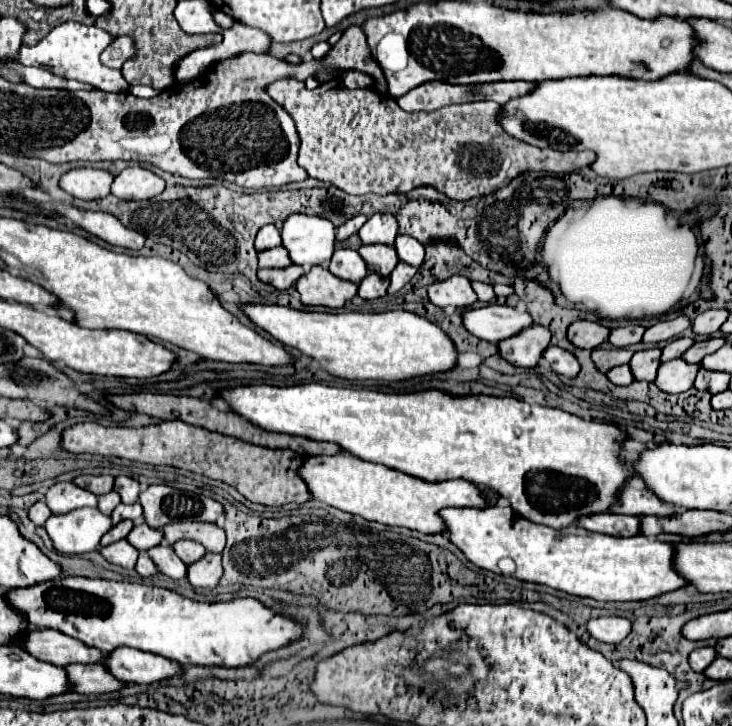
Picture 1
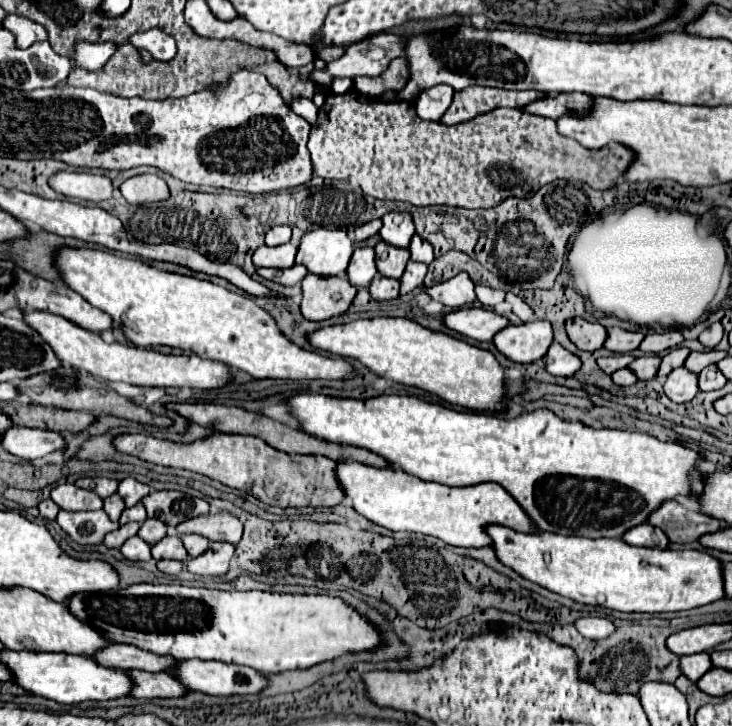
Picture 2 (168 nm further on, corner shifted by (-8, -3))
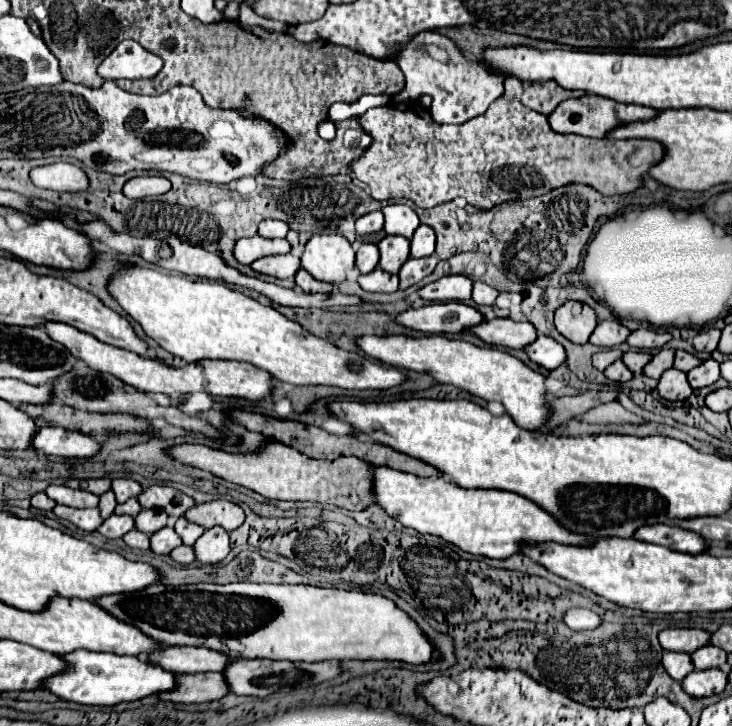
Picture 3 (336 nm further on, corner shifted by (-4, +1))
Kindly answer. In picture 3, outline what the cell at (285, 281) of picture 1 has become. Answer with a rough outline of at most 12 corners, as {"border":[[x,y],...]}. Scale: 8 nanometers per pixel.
{"border":[[292,254],[266,256],[252,270],[274,278],[294,278],[300,258]]}

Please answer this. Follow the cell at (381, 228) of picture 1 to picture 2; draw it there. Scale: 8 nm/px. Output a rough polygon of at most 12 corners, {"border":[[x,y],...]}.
{"border":[[388,212],[382,218],[384,242],[408,248],[414,222],[408,212]]}

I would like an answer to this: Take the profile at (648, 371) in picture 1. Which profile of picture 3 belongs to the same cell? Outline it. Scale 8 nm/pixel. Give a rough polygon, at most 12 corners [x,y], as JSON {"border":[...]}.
{"border":[[630,350],[622,356],[624,364],[642,374],[652,360],[650,352]]}

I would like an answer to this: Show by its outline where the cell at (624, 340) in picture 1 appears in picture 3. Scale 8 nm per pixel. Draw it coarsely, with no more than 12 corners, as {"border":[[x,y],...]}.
{"border":[[604,320],[592,332],[594,346],[626,342],[630,330],[618,320]]}

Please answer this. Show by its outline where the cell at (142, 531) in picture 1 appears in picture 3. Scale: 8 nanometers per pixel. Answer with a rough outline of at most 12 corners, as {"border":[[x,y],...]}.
{"border":[[142,510],[136,528],[154,534],[166,526],[164,510]]}

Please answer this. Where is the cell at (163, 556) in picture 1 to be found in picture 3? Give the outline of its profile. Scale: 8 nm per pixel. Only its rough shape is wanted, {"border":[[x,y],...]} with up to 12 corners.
{"border":[[168,526],[150,536],[154,554],[168,554],[182,544]]}

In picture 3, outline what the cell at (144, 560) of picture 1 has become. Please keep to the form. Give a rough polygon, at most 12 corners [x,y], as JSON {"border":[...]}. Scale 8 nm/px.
{"border":[[178,546],[170,558],[178,564],[194,562],[190,546]]}

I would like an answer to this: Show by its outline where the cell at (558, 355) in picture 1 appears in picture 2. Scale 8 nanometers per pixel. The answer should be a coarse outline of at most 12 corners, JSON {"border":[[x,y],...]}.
{"border":[[558,342],[548,348],[544,362],[552,376],[572,376],[580,358]]}

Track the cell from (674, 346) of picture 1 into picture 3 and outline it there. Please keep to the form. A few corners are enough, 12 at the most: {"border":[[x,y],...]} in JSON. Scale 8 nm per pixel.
{"border":[[662,348],[644,368],[644,374],[658,380],[672,368],[674,352]]}

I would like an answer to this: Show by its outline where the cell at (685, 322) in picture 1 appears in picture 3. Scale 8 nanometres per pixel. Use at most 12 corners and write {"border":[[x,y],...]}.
{"border":[[638,328],[626,342],[638,350],[662,348],[668,332]]}

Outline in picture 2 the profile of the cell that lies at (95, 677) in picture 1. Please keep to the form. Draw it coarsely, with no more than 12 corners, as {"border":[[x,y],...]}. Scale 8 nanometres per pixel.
{"border":[[130,670],[134,698],[180,698],[190,690],[170,672]]}

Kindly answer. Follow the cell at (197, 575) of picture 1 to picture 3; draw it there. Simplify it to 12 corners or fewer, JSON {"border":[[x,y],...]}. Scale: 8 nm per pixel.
{"border":[[224,528],[206,530],[194,544],[196,560],[218,564],[230,552]]}

